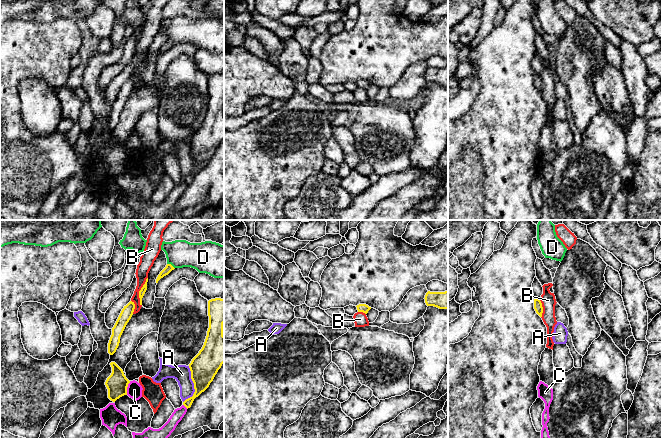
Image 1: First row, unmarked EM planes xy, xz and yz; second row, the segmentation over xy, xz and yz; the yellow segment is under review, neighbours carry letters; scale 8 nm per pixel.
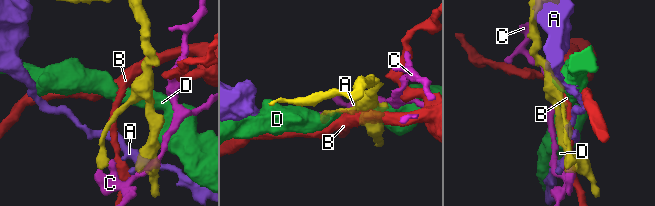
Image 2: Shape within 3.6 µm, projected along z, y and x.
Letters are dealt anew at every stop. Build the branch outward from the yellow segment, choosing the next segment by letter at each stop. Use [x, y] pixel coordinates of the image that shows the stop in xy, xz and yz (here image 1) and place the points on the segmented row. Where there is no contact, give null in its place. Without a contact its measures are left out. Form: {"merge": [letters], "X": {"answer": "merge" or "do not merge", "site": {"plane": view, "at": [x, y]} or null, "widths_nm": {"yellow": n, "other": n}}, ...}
{"merge": [], "A": {"answer": "do not merge", "site": {"plane": "xy", "at": [194, 385]}, "widths_nm": {"yellow": 220, "other": 140}}, "B": {"answer": "do not merge", "site": {"plane": "xy", "at": [139, 291]}, "widths_nm": {"yellow": 50, "other": 110}}, "C": {"answer": "do not merge", "site": {"plane": "xy", "at": [126, 388]}, "widths_nm": {"yellow": 170, "other": 130}}, "D": {"answer": "do not merge", "site": {"plane": "xy", "at": [171, 265]}, "widths_nm": {"yellow": 60, "other": 220}}}

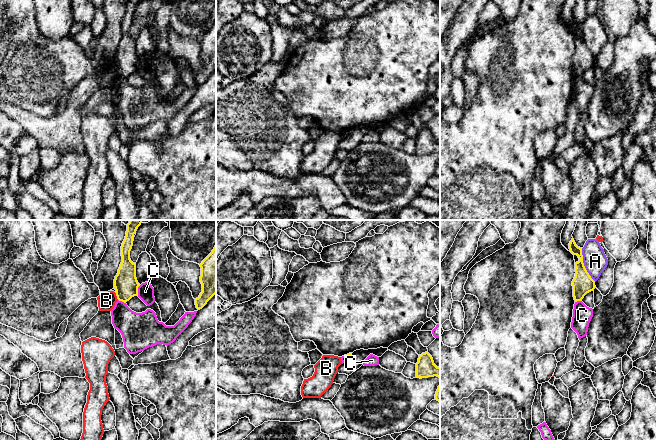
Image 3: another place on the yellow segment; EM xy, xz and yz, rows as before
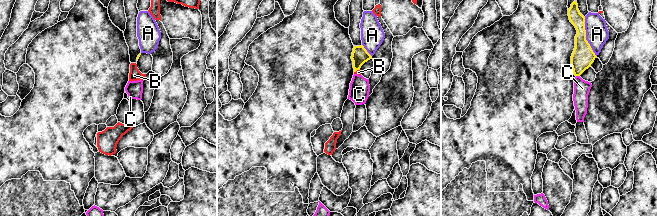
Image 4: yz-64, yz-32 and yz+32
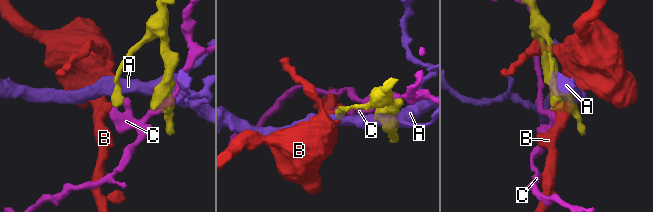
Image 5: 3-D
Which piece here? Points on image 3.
{"merge": [], "A": {"answer": "do not merge", "site": {"plane": "yz", "at": [583, 265]}, "widths_nm": {"yellow": 160, "other": 190}}, "B": {"answer": "do not merge", "site": {"plane": "xy", "at": [116, 295]}, "widths_nm": {"yellow": 190, "other": 140}}, "C": {"answer": "do not merge", "site": {"plane": "xy", "at": [137, 290]}, "widths_nm": {"yellow": 190, "other": 130}}}

